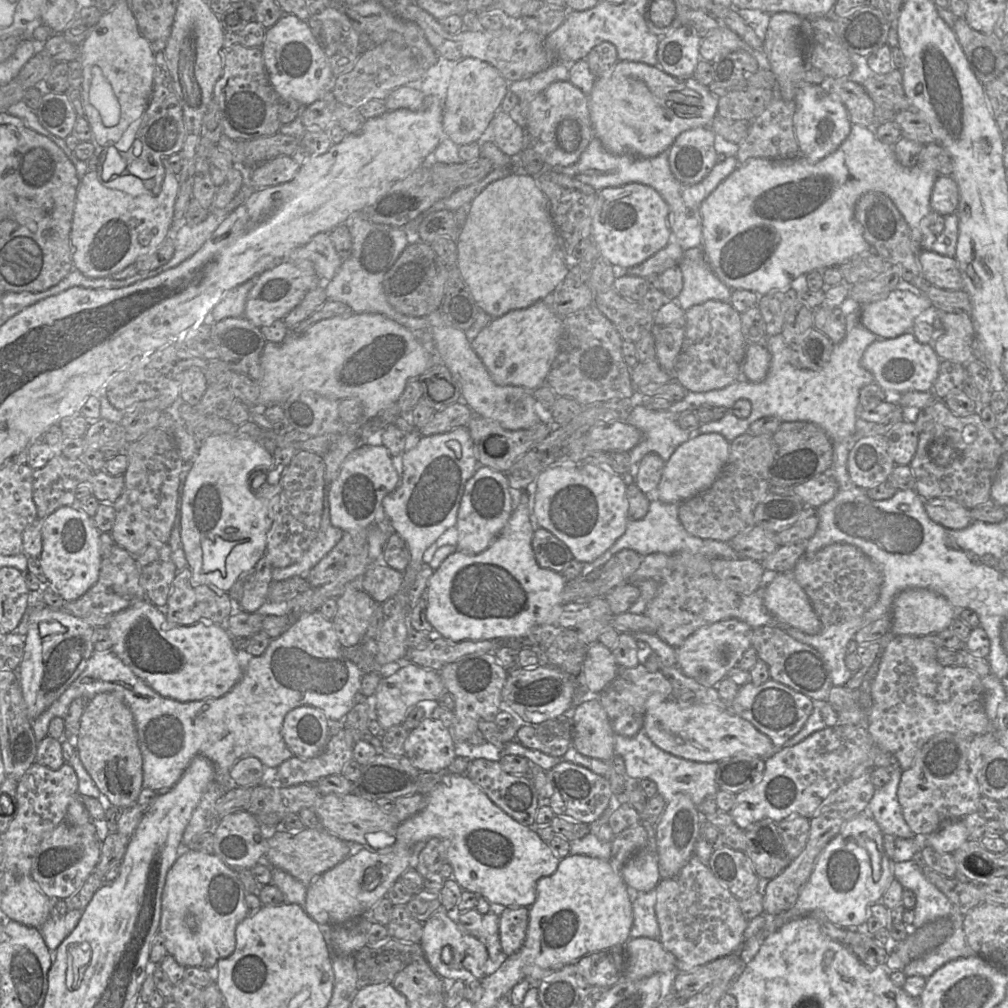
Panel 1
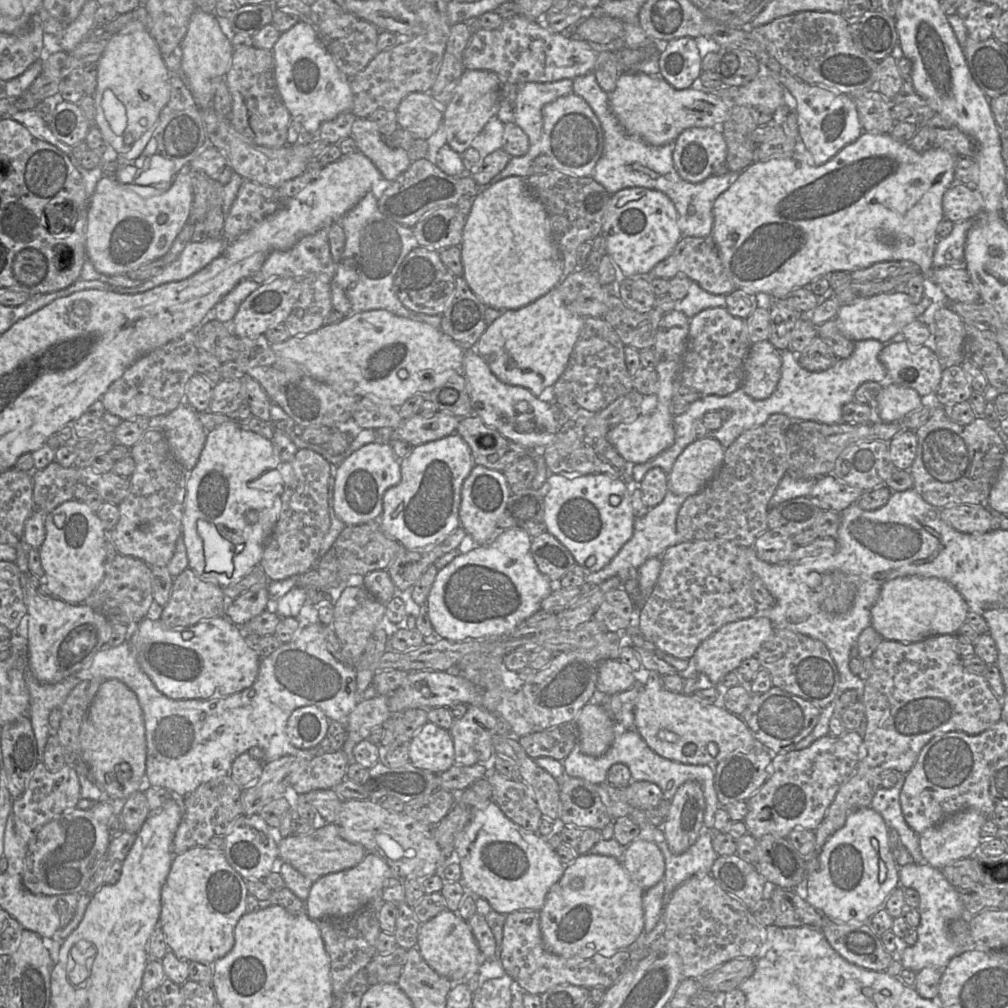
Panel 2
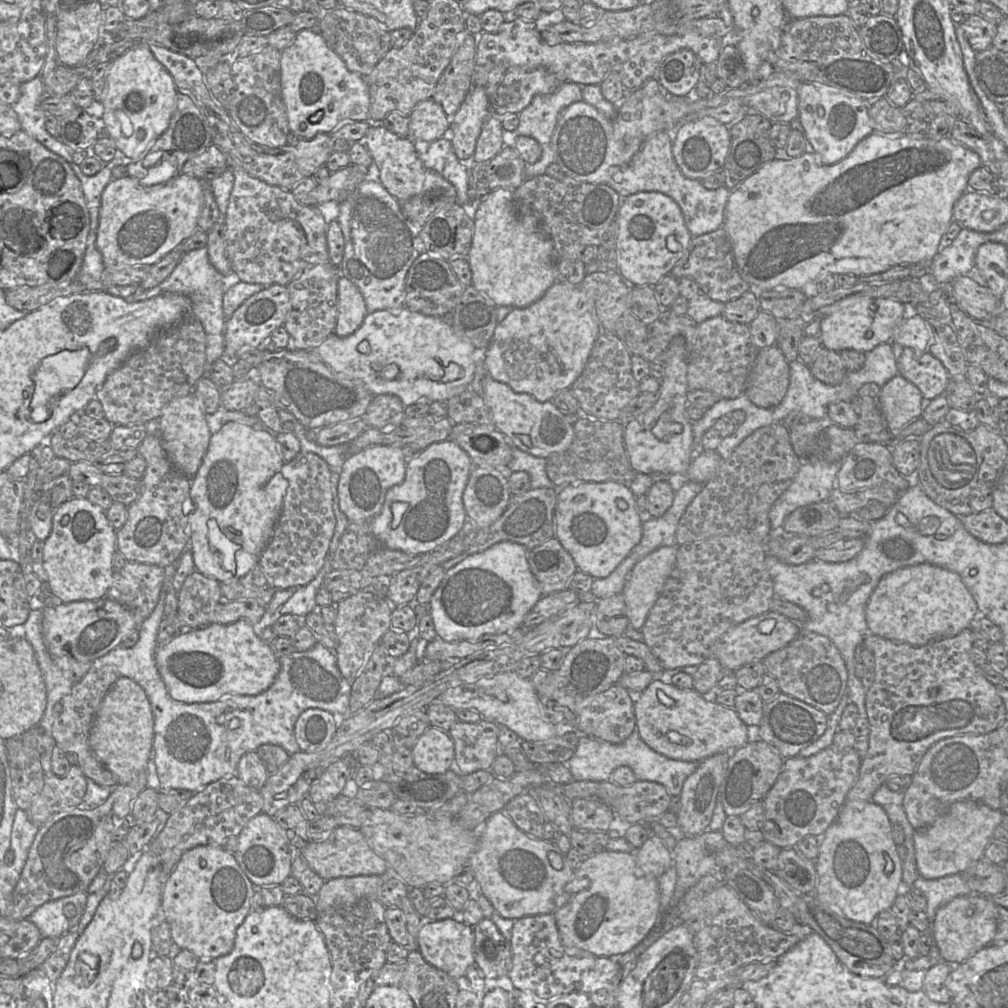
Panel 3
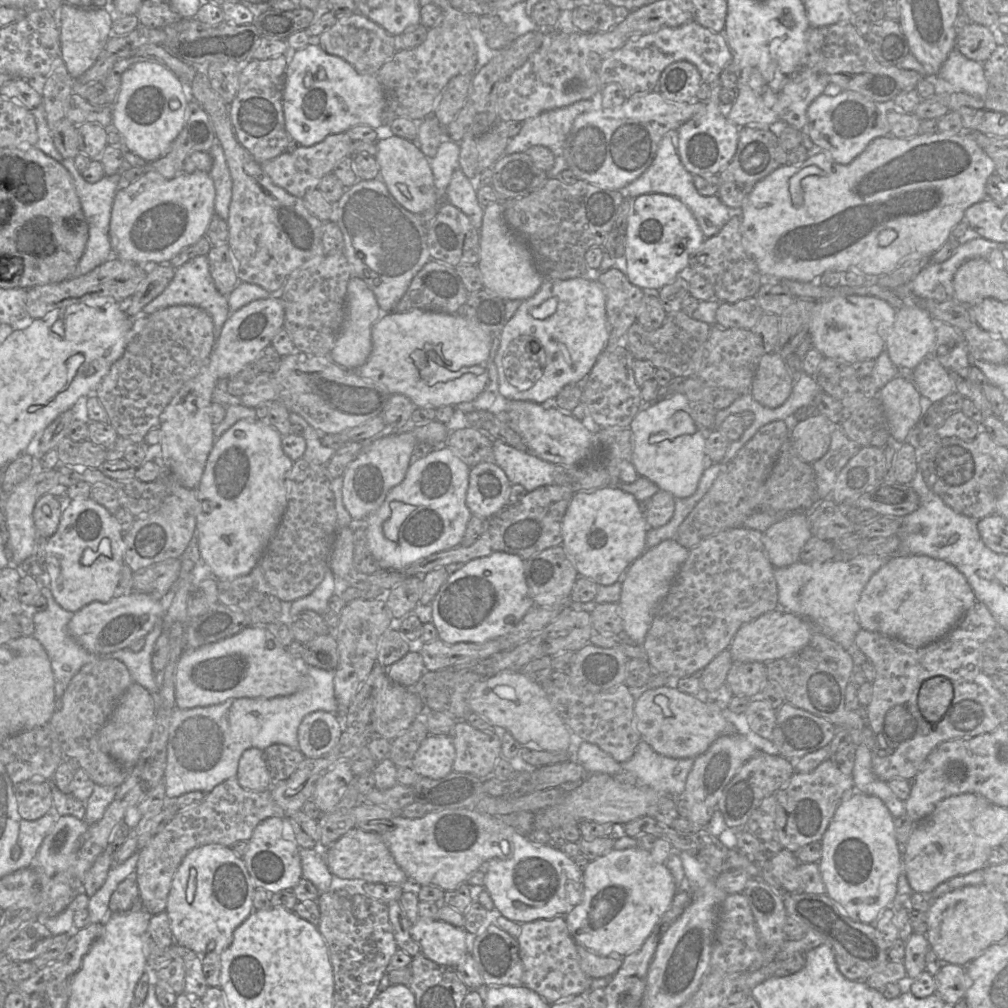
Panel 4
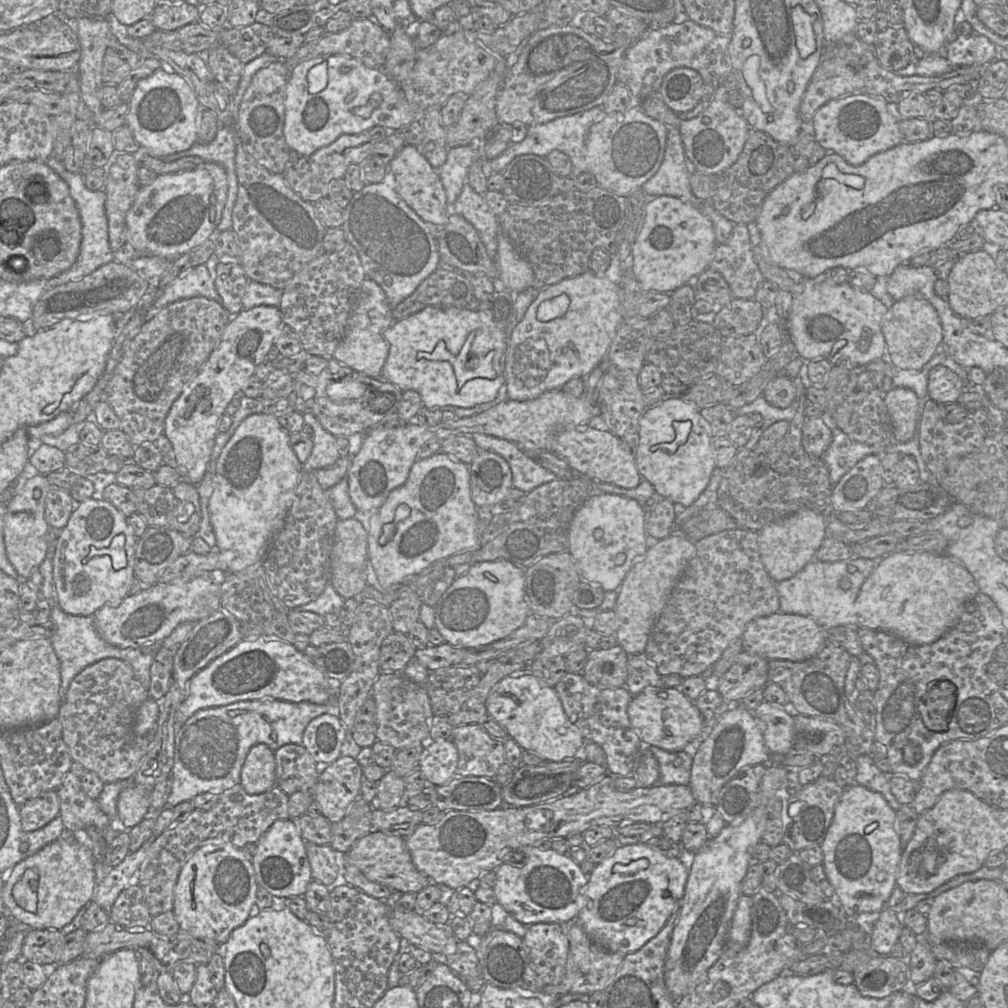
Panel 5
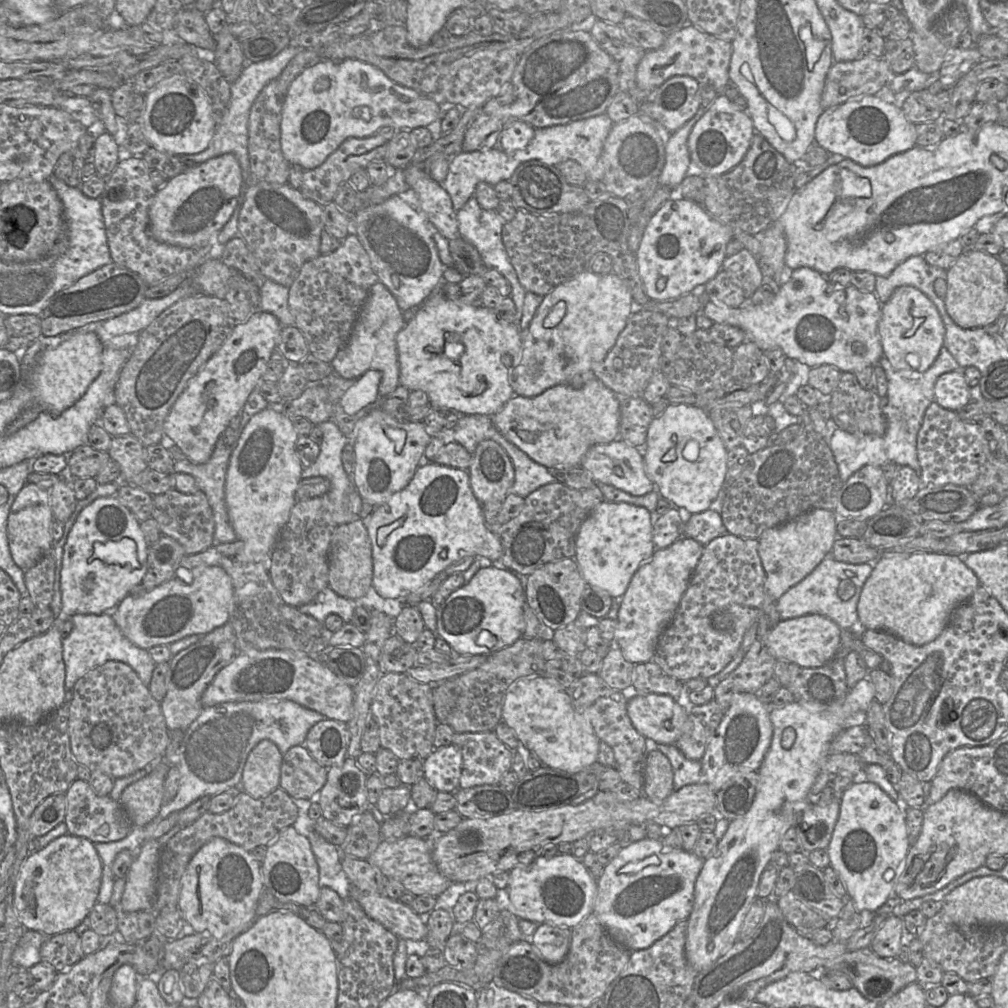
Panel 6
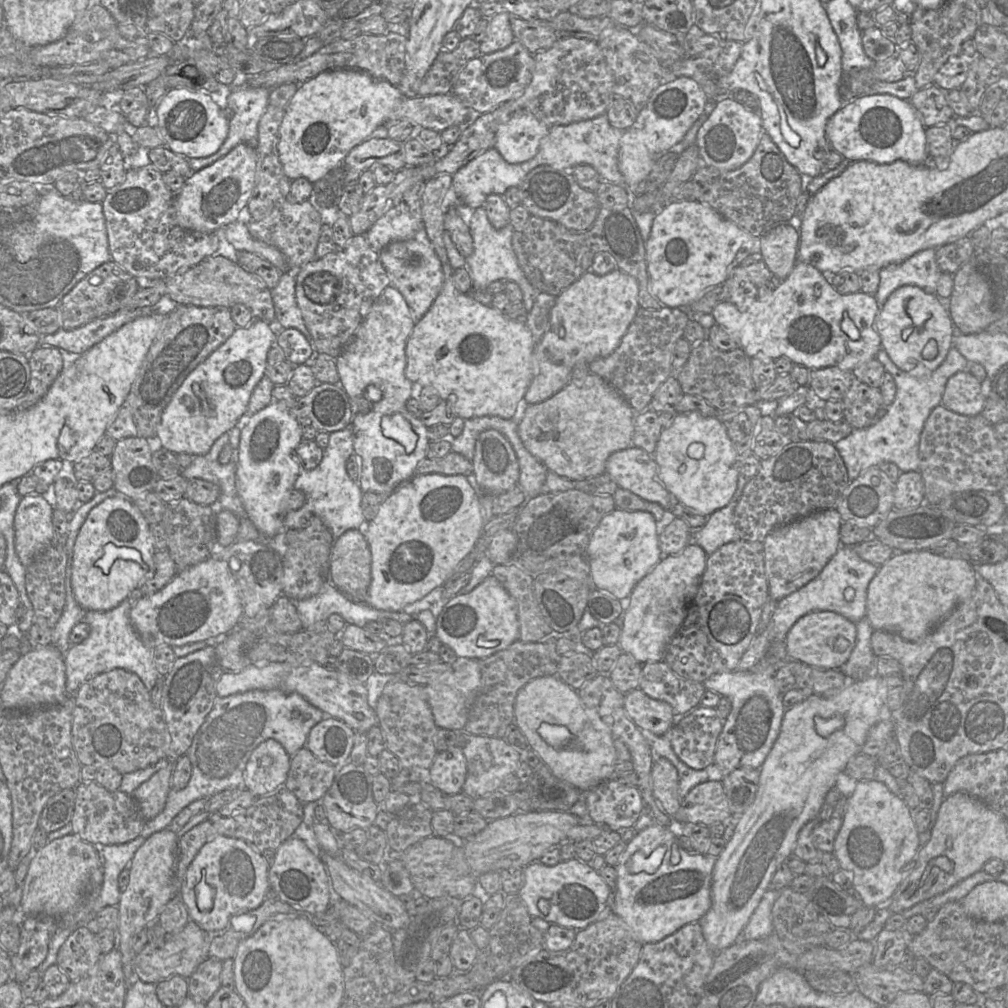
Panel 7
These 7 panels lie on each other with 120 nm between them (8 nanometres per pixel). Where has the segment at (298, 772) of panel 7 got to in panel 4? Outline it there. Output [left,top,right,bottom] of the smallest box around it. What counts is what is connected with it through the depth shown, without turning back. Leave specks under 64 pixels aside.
[264,744,306,786]

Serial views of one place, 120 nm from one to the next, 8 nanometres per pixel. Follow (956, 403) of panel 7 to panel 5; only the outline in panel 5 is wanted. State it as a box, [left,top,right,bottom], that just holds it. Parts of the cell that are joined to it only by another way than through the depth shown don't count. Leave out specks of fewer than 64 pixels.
[927,365,964,404]

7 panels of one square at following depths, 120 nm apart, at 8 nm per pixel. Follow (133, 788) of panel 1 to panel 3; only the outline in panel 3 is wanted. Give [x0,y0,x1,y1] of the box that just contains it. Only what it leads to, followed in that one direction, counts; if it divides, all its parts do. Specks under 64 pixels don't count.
[89,676,154,785]

